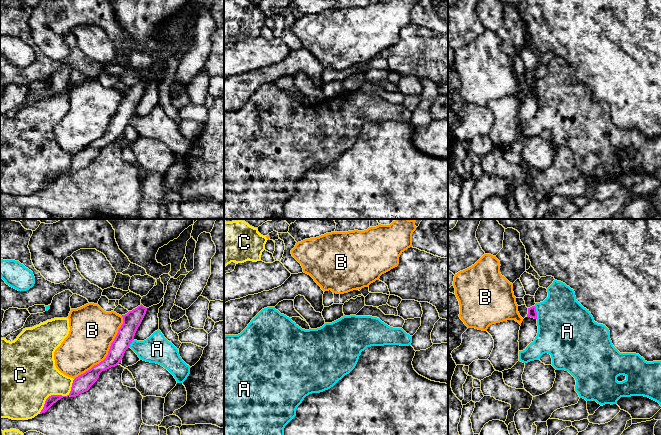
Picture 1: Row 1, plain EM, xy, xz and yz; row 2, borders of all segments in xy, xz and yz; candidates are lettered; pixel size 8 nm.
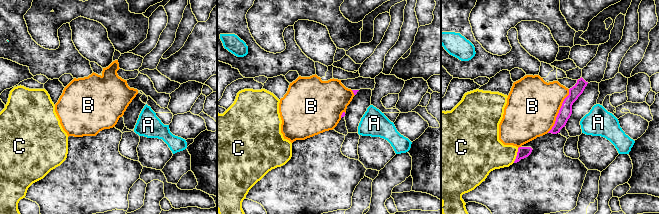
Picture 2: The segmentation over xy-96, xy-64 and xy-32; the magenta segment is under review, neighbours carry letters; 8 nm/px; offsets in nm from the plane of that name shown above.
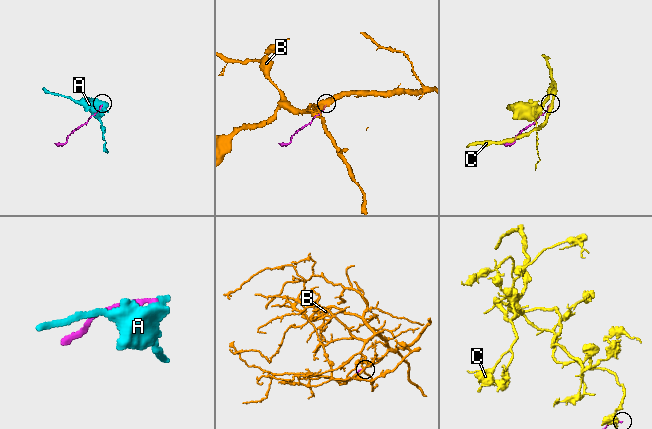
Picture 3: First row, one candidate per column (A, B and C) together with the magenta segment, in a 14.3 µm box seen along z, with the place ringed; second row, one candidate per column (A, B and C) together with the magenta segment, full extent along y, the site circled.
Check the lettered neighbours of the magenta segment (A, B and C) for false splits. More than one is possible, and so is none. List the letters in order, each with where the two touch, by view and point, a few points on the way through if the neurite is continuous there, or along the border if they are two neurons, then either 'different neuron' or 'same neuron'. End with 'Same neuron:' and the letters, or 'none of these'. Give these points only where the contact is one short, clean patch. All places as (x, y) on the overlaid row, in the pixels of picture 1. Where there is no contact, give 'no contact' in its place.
A: contact yz (536, 312); border yz (534, 306), (537, 318); different neuron
B: contact xy (108, 352); different neuron
C: contact xy (57, 395); different neuron
Same neuron: none of these

